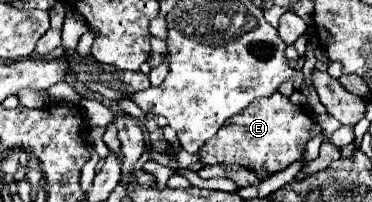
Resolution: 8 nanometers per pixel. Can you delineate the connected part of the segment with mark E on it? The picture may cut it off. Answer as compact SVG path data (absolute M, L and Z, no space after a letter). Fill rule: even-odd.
M274 92L268 98L254 100L250 108L244 108L242 112L238 112L238 116L226 120L218 136L214 136L214 140L208 140L198 154L202 158L202 164L224 162L232 166L242 166L264 180L276 172L282 172L290 164L300 162L306 152L306 142L320 132L322 128L300 106Z

